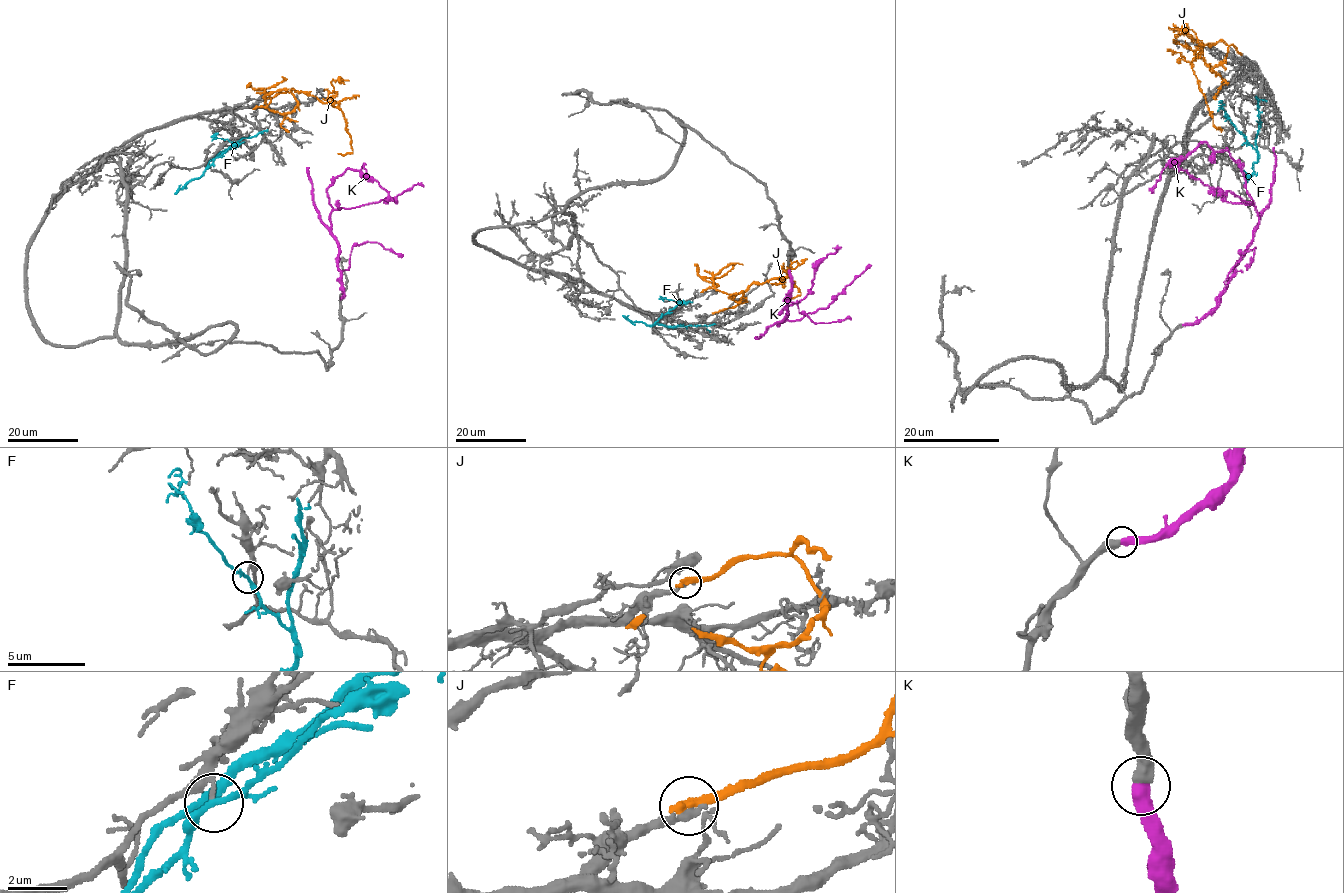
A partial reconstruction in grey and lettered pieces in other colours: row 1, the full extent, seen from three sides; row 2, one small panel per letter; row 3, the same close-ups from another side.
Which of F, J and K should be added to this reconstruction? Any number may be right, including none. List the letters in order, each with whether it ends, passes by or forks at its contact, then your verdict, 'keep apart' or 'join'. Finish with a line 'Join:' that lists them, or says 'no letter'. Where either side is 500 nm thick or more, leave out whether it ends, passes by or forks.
F: it passes by; keep apart
J: it ends; keep apart
K: join
Join: K

